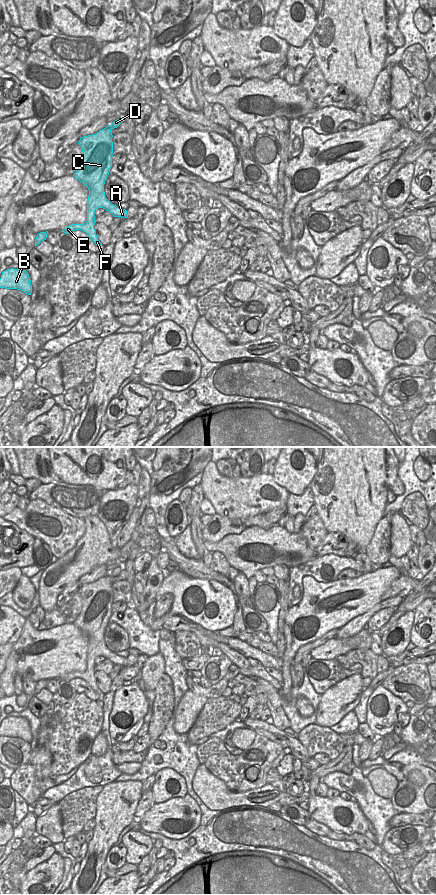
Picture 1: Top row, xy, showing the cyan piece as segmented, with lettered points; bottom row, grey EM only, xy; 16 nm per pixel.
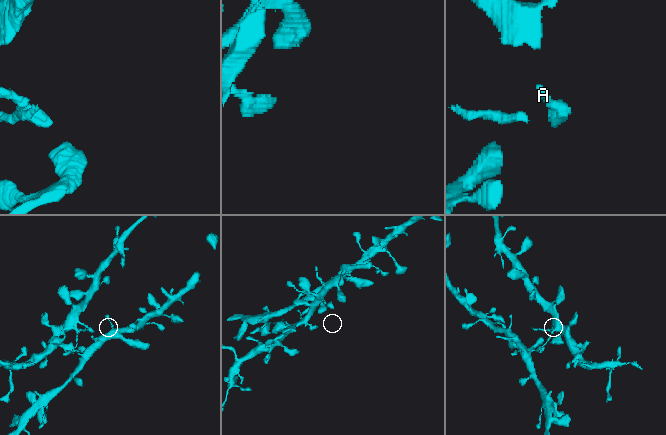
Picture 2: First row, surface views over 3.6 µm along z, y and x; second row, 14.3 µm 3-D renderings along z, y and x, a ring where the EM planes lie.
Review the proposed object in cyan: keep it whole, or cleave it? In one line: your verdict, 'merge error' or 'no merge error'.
merge error

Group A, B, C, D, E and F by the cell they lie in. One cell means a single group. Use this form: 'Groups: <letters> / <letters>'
Groups: A B C D E / F.

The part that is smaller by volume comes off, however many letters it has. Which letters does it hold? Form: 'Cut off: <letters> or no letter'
Cut off: F

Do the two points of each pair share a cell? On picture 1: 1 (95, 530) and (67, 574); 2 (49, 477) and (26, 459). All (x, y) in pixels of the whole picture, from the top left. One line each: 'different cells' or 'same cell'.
1: same cell
2: same cell

